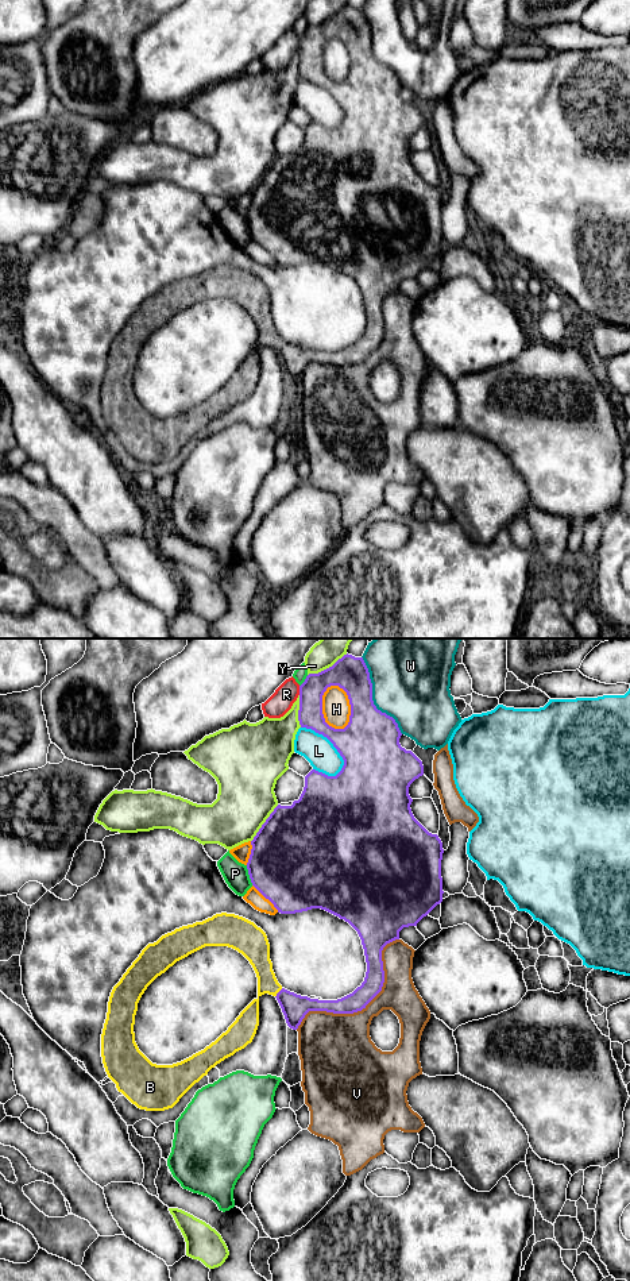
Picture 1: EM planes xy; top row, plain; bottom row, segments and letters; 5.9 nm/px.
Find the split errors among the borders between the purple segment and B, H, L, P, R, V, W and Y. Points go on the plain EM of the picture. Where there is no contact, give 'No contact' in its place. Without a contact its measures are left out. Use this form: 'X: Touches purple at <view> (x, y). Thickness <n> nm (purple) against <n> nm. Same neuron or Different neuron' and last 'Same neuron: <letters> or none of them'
B: Touches purple at xy (278, 344). Thickness 160 nm (purple) against 130 nm. Same neuron
H: Touches purple at xy (350, 56). Thickness 340 nm (purple) against 170 nm. Different neuron
L: Touches purple at xy (333, 97). Thickness 360 nm (purple) against 180 nm. Different neuron
P: Touches purple at xy (248, 226). Thickness 480 nm (purple) against 150 nm. Different neuron
R: Touches purple at xy (300, 42). Thickness 150 nm (purple) against 140 nm. Different neuron
V: Touches purple at xy (364, 358). Thickness 120 nm (purple) against 340 nm. Different neuron
W: Touches purple at xy (371, 50). Thickness 340 nm (purple) against 440 nm. Different neuron
Y: Touches purple at xy (327, 20). Thickness 200 nm (purple) against 140 nm. Different neuron
Same neuron: B

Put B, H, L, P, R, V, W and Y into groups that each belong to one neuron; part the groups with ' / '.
B / H / L / P / R / V / W / Y

